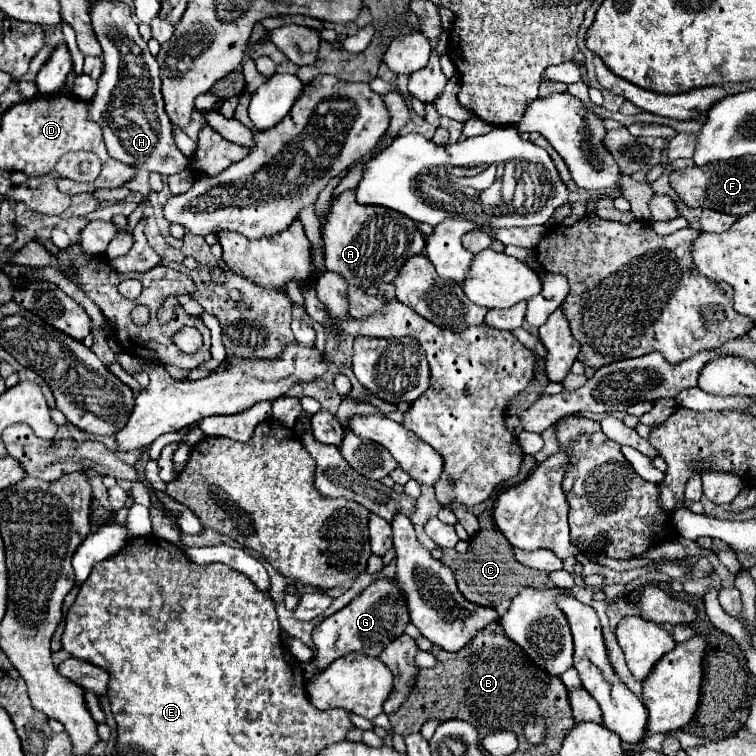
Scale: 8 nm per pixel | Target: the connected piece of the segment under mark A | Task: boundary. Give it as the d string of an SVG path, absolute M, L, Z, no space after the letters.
M347 189L331 201L323 225L325 269L337 271L337 275L341 275L349 285L367 289L371 285L393 281L397 271L405 265L405 259L425 251L425 237L417 229L417 223L405 219L405 215L389 211L387 207L361 205L357 203L355 193L355 189Z

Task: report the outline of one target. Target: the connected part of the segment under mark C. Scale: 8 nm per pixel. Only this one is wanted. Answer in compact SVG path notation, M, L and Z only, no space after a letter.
M481 517L481 529L473 535L469 549L465 553L457 553L455 549L445 549L441 561L455 573L463 597L469 599L471 603L485 607L497 607L503 599L513 599L519 593L519 589L525 585L537 589L555 587L547 571L537 571L521 565L511 551L511 543L503 537L503 533L495 527L491 519L483 519L483 517Z

